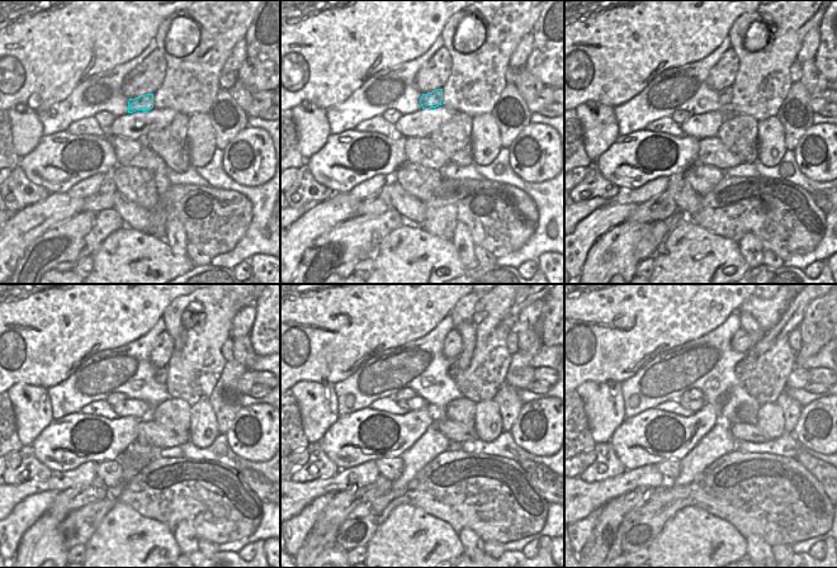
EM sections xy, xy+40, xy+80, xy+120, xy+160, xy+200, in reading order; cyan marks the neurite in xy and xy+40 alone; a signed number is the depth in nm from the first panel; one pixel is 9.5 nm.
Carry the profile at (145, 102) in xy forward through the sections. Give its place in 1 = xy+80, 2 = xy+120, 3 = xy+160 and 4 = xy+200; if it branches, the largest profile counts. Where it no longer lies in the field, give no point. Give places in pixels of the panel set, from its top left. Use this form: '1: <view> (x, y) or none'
1: xy+80 (724, 96)
2: xy+120 (161, 374)
3: xy+160 (468, 331)
4: xy+200 (793, 317)

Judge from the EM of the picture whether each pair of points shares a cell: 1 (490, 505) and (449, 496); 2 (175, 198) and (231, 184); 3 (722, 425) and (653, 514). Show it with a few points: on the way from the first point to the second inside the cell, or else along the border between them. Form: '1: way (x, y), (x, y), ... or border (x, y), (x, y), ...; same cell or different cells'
1: way (480, 497), (459, 496); same cell
2: border (188, 184), (233, 189), (245, 197); different cells
3: border (701, 471), (687, 483), (675, 486); different cells

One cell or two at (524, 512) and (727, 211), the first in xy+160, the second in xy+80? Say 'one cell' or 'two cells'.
one cell

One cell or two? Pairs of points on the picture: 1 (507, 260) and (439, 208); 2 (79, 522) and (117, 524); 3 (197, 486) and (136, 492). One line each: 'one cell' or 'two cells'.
1: two cells
2: two cells
3: one cell

